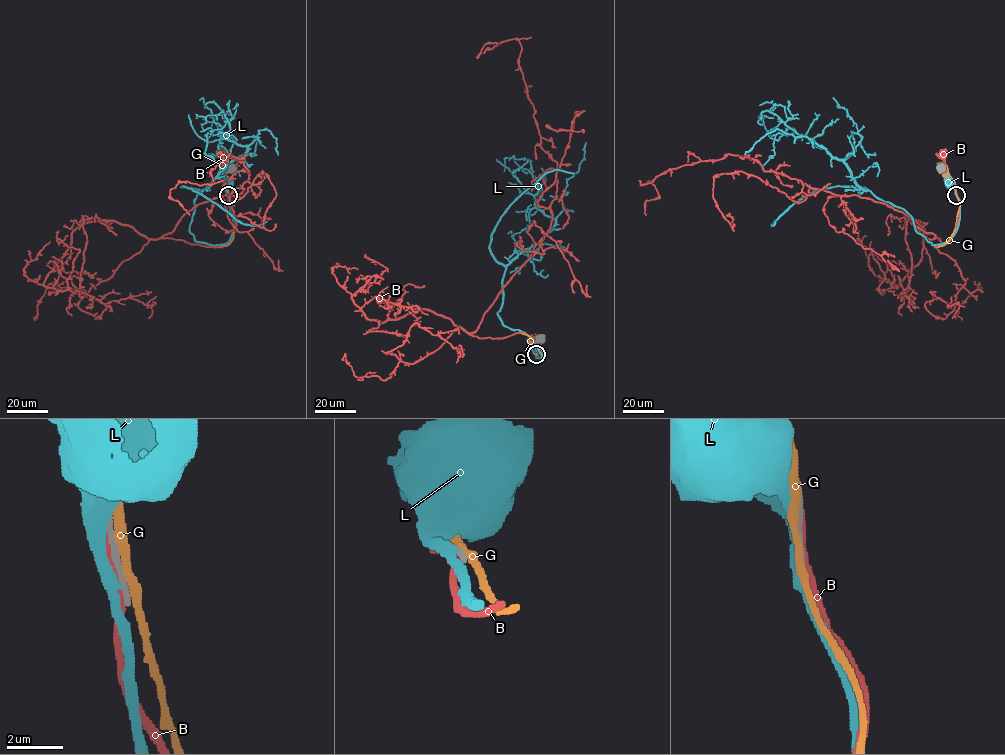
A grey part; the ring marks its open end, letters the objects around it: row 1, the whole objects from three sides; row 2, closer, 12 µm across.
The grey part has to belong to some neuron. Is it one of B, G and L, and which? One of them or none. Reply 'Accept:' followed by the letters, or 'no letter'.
Accept: no letter

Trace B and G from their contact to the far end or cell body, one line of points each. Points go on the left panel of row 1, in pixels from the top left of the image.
B: (227, 192), (225, 155)
G: (227, 192), (225, 168)

